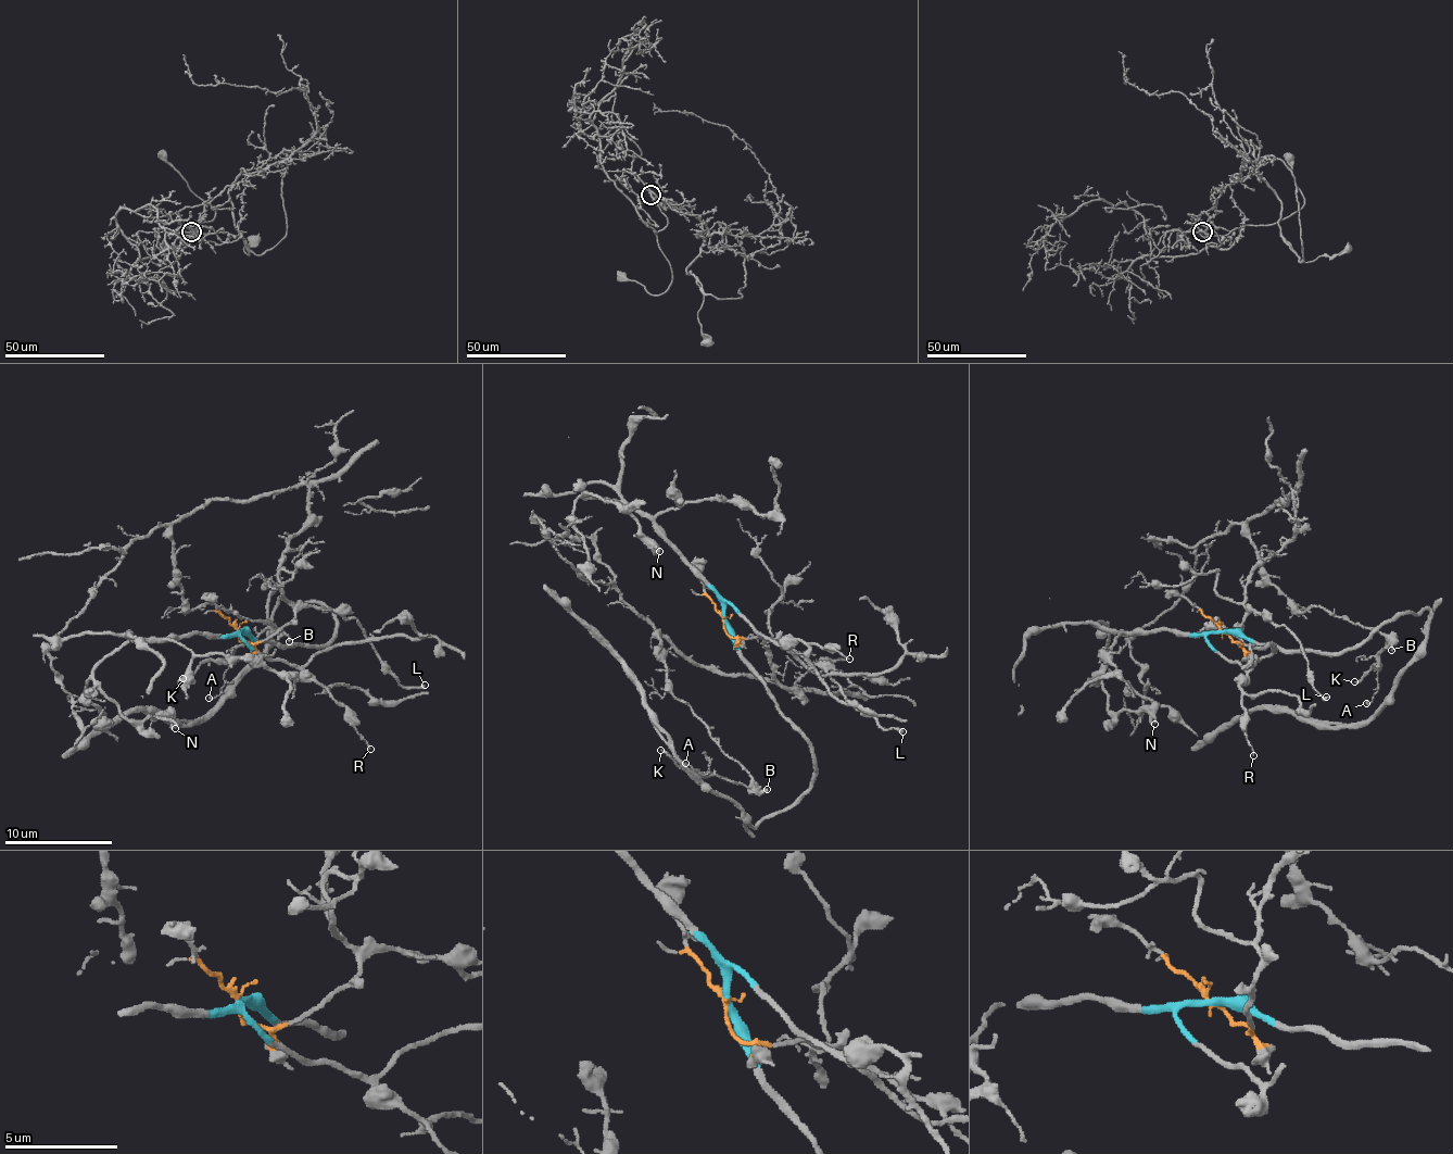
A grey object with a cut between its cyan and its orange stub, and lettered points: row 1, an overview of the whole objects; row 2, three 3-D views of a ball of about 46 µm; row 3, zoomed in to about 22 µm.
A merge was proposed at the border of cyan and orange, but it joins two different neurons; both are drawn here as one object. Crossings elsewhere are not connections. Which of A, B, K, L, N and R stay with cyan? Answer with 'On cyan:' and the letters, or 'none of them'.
On cyan: N, R

